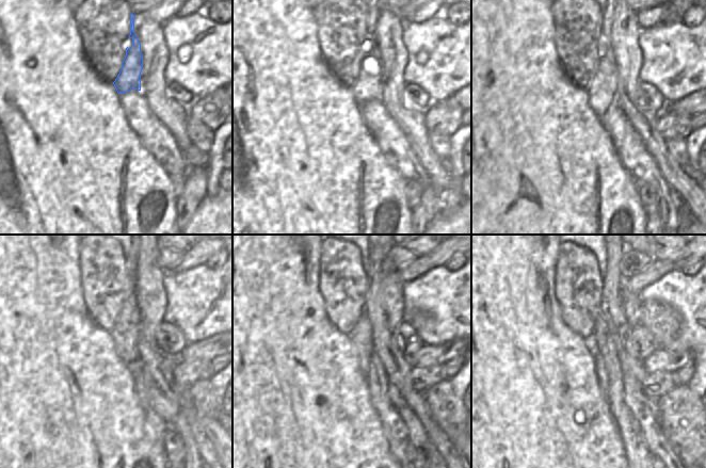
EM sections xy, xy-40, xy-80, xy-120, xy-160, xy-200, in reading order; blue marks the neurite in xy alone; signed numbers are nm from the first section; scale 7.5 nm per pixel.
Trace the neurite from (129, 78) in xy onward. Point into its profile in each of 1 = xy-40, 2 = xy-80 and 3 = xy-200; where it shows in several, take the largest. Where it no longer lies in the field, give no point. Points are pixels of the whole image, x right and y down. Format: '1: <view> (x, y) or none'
1: xy-40 (367, 86)
2: xy-80 (603, 92)
3: xy-200 (591, 342)

